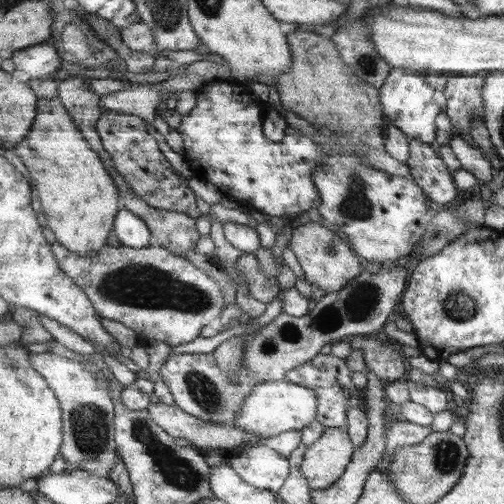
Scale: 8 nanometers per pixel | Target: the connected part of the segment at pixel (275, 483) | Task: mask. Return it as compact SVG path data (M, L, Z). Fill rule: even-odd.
M265 442L244 447L227 458L232 468L251 486L278 493L291 474L291 460Z

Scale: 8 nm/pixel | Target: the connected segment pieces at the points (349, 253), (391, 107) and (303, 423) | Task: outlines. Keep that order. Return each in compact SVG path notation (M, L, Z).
M304 218L291 225L290 246L292 252L302 267L304 278L313 287L323 290L325 294L339 292L362 273L361 260L352 245L341 240L336 232L328 230L325 223L317 223Z
M392 67L385 84L380 88L380 101L383 104L384 114L402 133L431 144L437 138L435 118L441 112L441 106L435 102L435 92L437 89L428 83L426 75L411 74L403 68Z
M289 381L265 382L255 386L255 389L251 388L251 395L245 399L242 411L232 424L263 440L283 432L307 428L313 420L316 420L319 407L317 394L311 388Z

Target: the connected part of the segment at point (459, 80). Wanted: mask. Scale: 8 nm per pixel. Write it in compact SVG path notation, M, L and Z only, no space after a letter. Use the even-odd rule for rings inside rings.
M488 73L479 75L449 74L444 90L446 105L443 108L450 118L453 132L459 134L472 145L475 145L471 133L474 114L483 116L485 112L483 87Z

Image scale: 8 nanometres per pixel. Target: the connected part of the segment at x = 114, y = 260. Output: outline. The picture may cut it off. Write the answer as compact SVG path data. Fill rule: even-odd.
M55 242L53 252L64 271L84 288L100 316L105 319L121 322L136 333L138 343L146 347L152 340L161 340L171 348L193 342L201 336L205 326L214 326L225 310L225 294L221 284L191 260L175 254L168 248L152 243L145 248L133 248L121 244L120 247L107 246L96 255L86 257L71 252L65 245Z

